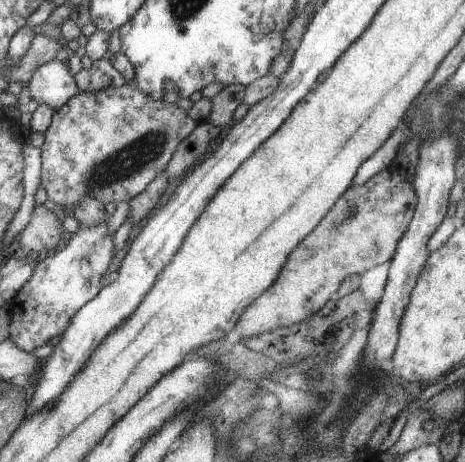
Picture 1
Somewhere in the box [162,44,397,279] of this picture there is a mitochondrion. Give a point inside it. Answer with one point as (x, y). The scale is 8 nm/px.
(352, 211)

